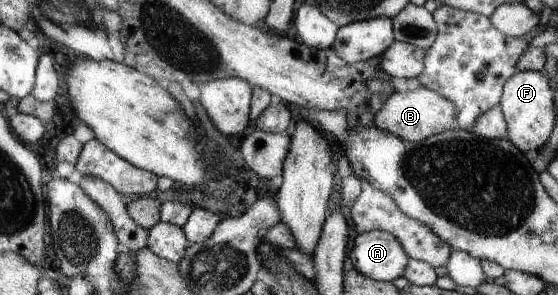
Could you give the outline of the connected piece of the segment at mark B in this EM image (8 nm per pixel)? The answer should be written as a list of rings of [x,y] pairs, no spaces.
[[[427,87],[417,88],[412,92],[394,92],[383,102],[381,109],[375,114],[375,127],[399,136],[408,142],[426,141],[433,135],[447,130],[458,129],[456,108],[453,104]]]

